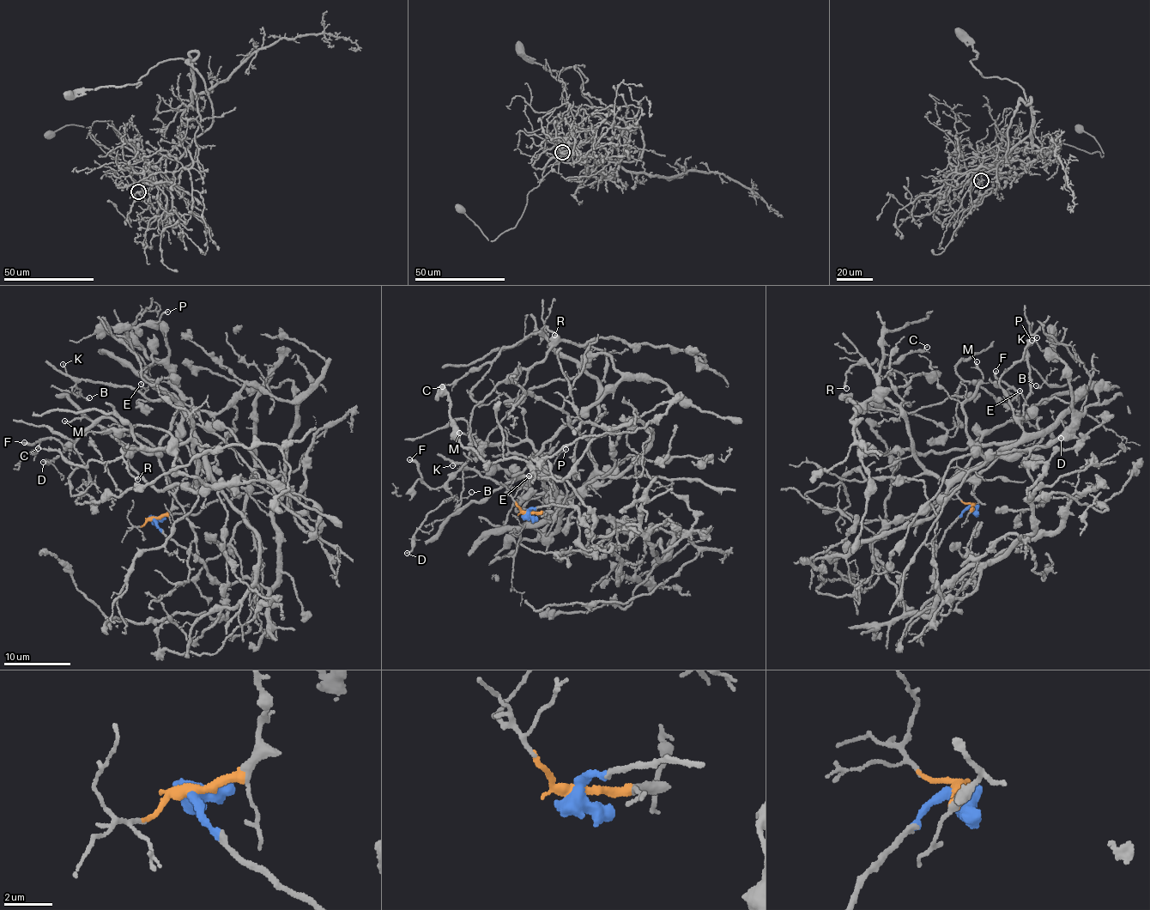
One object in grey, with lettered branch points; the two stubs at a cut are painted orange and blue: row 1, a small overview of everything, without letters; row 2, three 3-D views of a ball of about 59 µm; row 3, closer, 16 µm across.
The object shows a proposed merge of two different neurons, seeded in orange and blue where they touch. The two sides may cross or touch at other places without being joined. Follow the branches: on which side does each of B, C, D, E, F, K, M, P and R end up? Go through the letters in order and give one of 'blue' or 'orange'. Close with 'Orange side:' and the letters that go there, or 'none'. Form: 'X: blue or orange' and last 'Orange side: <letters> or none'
B: orange
C: orange
D: orange
E: orange
F: orange
K: orange
M: orange
P: orange
R: orange
Orange side: B, C, D, E, F, K, M, P, R

